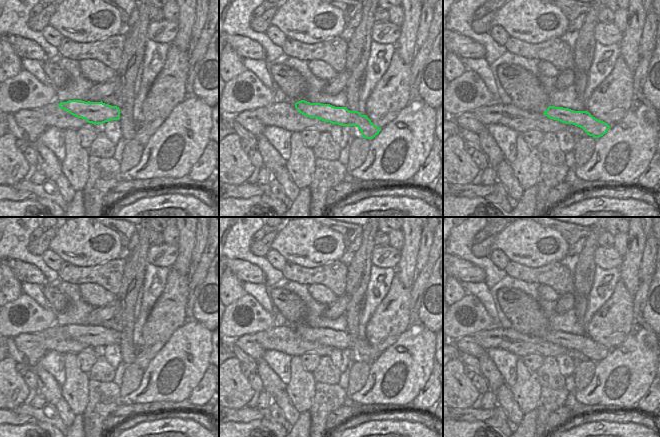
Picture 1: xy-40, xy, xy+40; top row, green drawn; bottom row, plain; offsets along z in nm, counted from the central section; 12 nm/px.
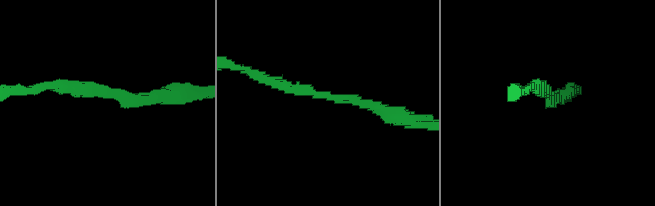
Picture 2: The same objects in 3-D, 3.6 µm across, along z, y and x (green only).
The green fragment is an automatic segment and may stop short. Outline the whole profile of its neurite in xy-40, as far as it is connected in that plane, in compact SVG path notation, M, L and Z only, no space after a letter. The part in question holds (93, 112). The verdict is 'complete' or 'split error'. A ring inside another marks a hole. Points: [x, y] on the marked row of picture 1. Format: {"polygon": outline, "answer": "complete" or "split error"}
{"polygon": "M69 100L67 102L60 102L58 107L94 125L120 119L119 107L105 104L102 101L85 102L82 100Z", "answer": "complete"}

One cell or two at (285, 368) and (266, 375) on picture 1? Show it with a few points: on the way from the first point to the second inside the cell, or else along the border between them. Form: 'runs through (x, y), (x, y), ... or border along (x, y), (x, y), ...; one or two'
border along (262, 358), (285, 386); two

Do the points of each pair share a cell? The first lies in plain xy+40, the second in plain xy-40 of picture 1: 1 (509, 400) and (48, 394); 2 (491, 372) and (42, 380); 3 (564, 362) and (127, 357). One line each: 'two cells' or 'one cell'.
1: two cells
2: one cell
3: two cells

